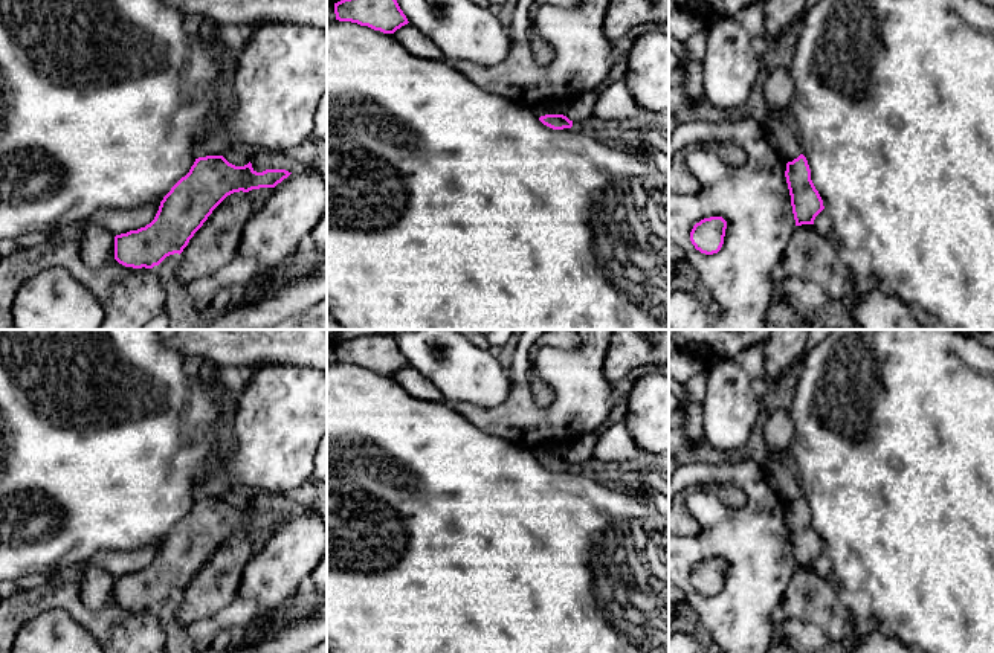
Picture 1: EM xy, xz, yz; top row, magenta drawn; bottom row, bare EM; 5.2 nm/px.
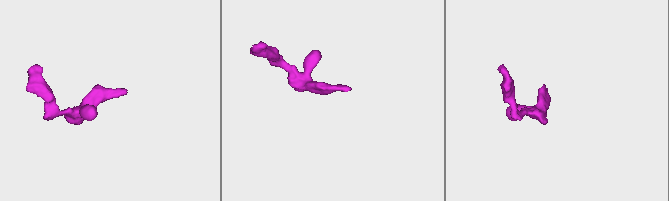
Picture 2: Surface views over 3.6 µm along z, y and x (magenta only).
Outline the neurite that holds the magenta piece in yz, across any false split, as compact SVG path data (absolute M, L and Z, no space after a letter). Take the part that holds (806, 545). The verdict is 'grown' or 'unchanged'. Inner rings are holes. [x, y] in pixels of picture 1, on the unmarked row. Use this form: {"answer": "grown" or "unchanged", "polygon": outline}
{"answer": "unchanged", "polygon": "M803 496L786 505L785 519L791 537L796 568L814 566L815 558L825 548L811 522L811 511Z"}

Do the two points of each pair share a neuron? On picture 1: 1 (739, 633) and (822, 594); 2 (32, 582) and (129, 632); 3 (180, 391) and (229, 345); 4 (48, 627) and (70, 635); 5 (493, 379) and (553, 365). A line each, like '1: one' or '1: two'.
1: two
2: two
3: two
4: one
5: two

